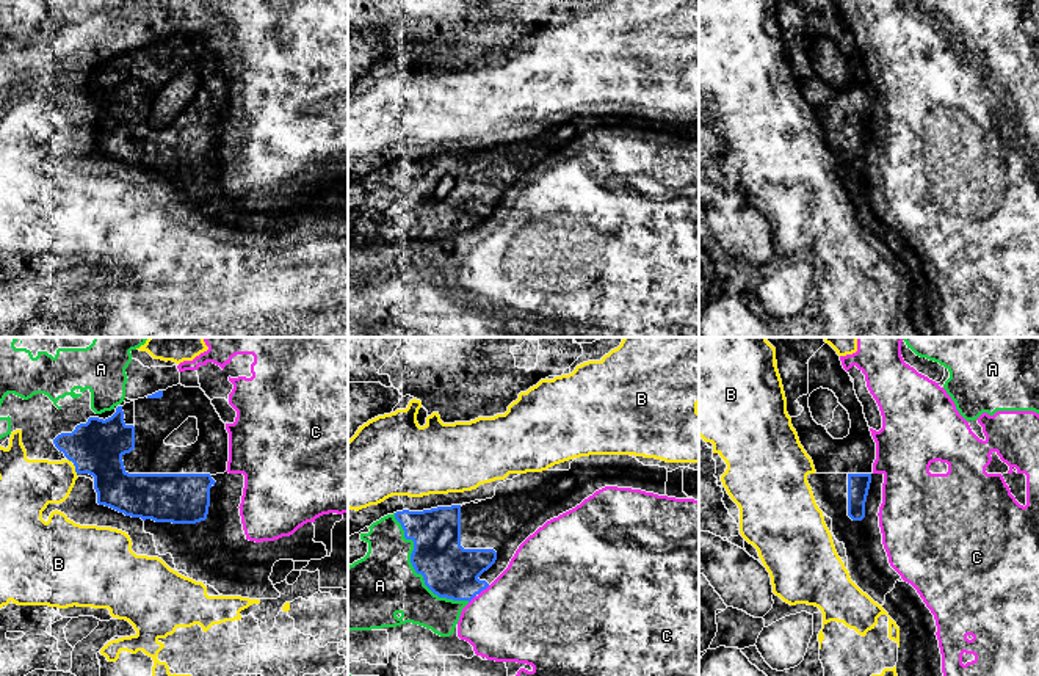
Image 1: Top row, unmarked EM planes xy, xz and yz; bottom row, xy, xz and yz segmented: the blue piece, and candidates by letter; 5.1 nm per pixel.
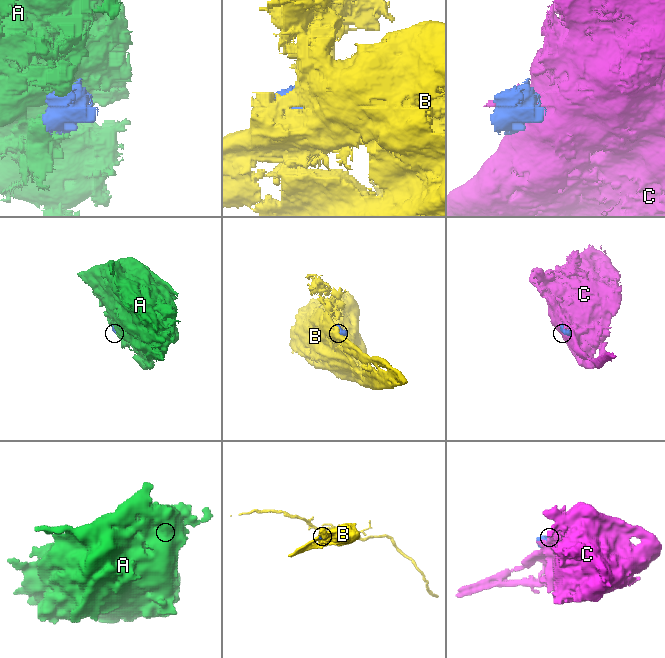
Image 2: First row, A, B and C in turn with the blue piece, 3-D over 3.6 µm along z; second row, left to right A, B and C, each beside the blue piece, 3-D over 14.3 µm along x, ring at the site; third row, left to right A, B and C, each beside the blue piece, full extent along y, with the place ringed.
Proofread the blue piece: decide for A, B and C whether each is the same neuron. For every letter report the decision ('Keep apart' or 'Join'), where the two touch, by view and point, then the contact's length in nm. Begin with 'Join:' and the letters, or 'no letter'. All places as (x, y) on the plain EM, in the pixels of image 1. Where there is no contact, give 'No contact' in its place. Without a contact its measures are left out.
Join: no letter
A: Keep apart. Touches blue at xz (414, 217). Shared border 600 nm
B: Keep apart. Touches blue at xy (76, 118). Shared border 50 nm
C: Keep apart. Touches blue at xz (483, 237). Shared border 80 nm

